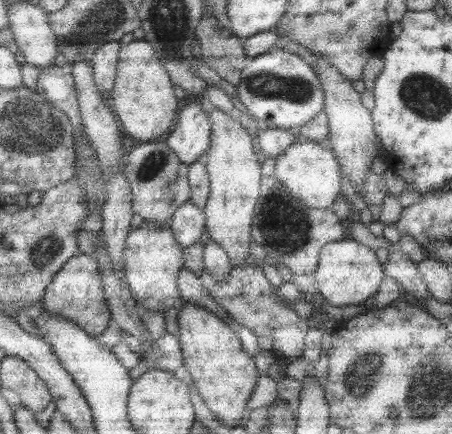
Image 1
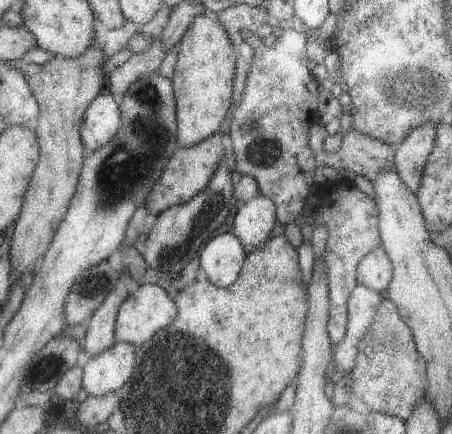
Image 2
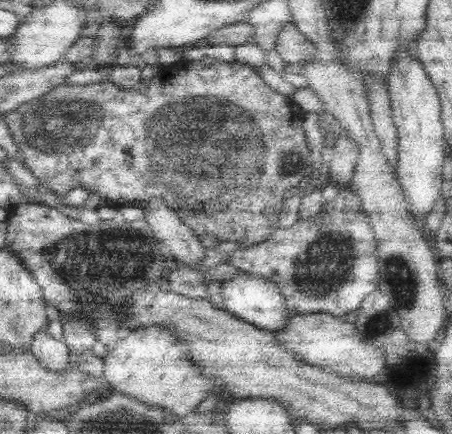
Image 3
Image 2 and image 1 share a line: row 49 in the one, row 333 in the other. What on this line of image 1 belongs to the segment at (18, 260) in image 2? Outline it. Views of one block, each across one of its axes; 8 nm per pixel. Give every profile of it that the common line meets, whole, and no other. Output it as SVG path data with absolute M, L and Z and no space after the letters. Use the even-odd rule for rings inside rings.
M75 254L61 266L61 270L53 276L51 284L45 288L45 294L39 304L51 314L61 314L69 322L75 322L91 338L101 336L107 330L107 322L111 320L101 274L99 274L99 264L93 256L85 256L85 254Z

